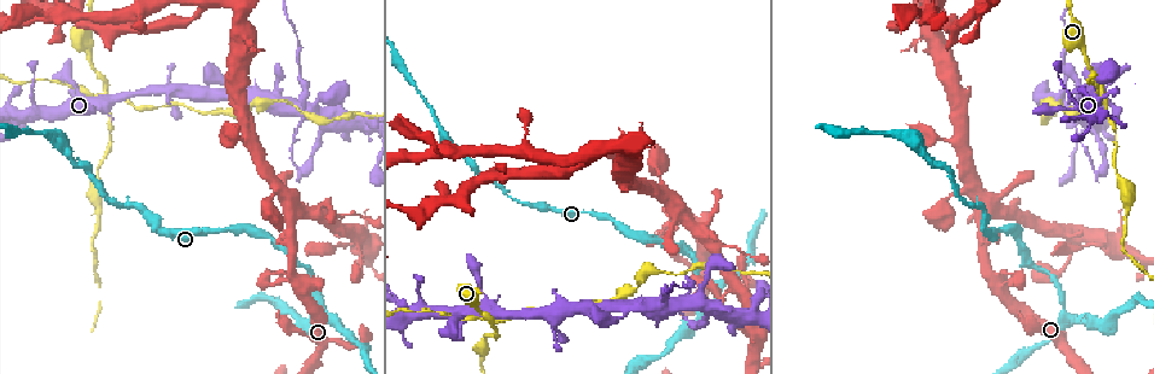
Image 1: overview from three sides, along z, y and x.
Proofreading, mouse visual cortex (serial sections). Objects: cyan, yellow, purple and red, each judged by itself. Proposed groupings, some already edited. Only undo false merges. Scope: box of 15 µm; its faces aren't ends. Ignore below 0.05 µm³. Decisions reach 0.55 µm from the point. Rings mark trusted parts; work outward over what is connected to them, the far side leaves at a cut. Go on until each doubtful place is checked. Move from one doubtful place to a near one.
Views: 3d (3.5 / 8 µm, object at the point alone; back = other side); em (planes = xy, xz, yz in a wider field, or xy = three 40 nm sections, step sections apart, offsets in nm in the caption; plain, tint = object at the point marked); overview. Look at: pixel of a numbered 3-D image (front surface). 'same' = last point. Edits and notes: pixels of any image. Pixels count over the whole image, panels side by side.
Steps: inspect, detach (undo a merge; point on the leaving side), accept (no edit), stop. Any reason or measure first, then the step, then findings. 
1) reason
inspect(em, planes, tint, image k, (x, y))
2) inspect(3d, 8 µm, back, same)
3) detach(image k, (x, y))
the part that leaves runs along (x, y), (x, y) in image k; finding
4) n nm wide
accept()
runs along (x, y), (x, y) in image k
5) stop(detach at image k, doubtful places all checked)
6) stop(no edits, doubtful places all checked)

abrupt turn
inspect(3d, 3.5 µm, back, image 1, (493, 327))

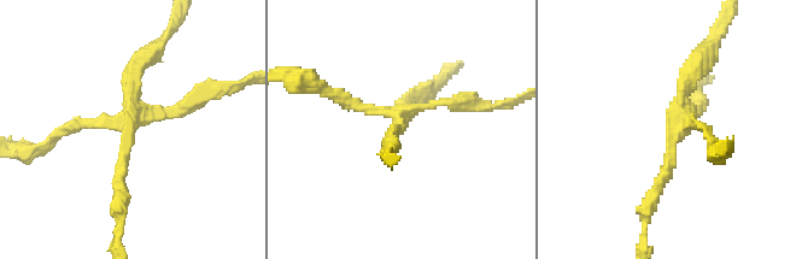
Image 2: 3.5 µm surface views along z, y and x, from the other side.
4 arms; arms of 150, 150, 200, 250 nm; now the EM
inspect(em, xy, step 1, tint, image 2, (682, 113))

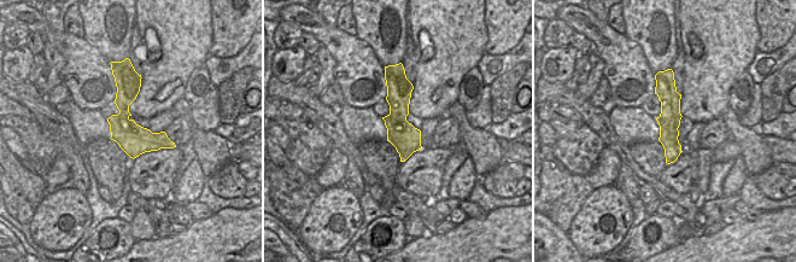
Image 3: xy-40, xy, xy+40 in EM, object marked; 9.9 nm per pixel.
detach(image 2, (179, 110))
the part that leaves runs along (123, 123), (68, 127), (34, 149) in image 2; two cells meet here

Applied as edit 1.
thick turns thin
inspect(3d, 3.5 µm, image 1, (126, 207))

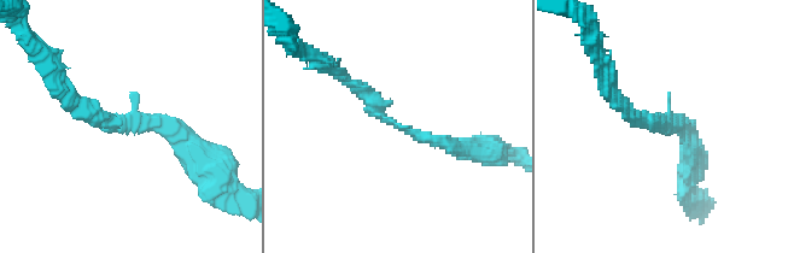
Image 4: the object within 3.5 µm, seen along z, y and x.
inspect(em, xy, step 1, tint, image 4, (394, 126))

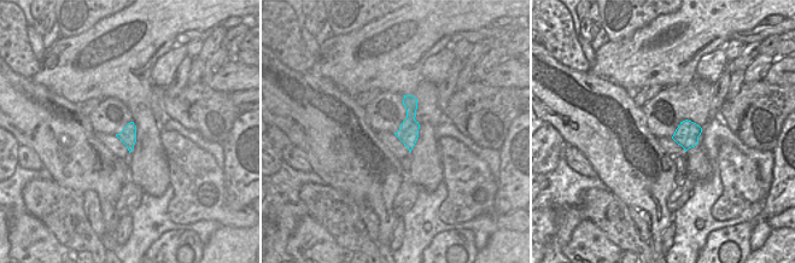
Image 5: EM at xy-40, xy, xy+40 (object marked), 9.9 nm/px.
inspect(em, planes, tint, same)

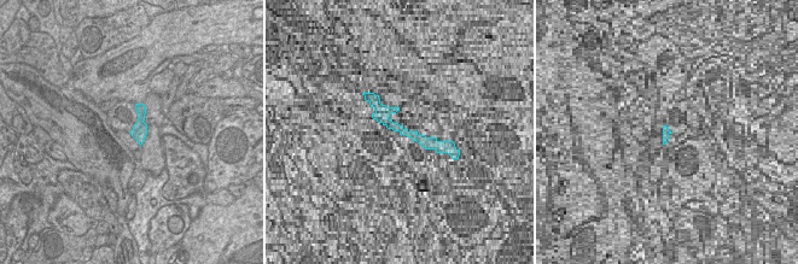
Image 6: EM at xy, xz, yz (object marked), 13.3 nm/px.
arms of 200, 200 nm
accept()
runs along (466, 148), (403, 130), (340, 75) in image 4; one cell here

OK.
arms part here
inspect(3d, 8 µm, image 1, (65, 151))

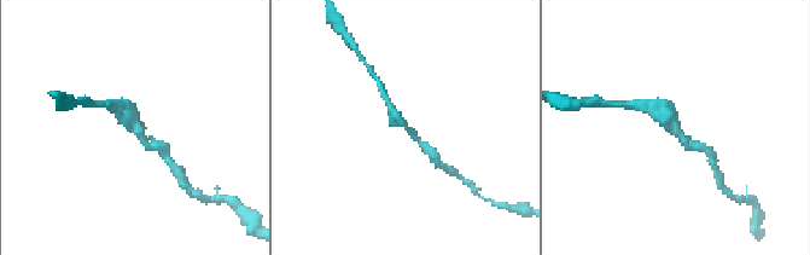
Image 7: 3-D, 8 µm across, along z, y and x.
inspect(em, planes, tint, image 7, (679, 129))

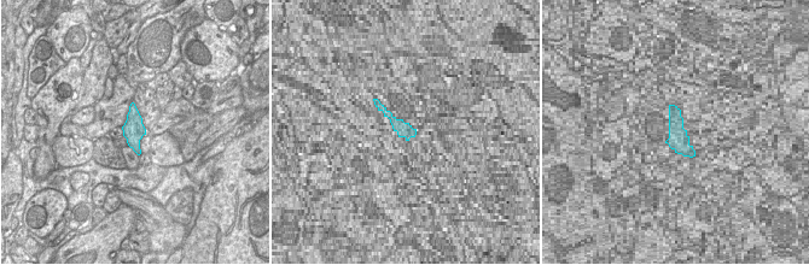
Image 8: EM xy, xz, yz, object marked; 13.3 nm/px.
accept()
runs along (430, 149), (391, 110) in image 7; one cell here

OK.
calibre changes
inspect(3d, 3.5 µm, back, image 1, (1092, 166))

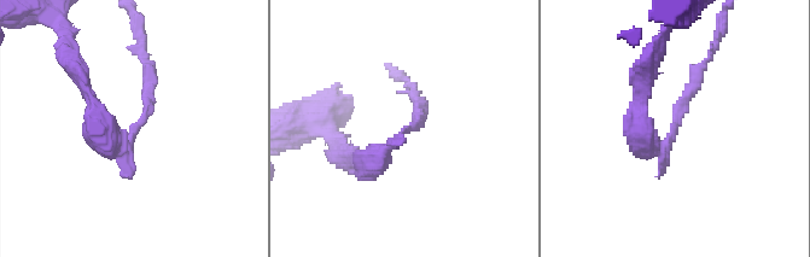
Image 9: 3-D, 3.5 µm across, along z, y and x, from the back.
inspect(em, xy, step 5, tint, image 9, (138, 126))

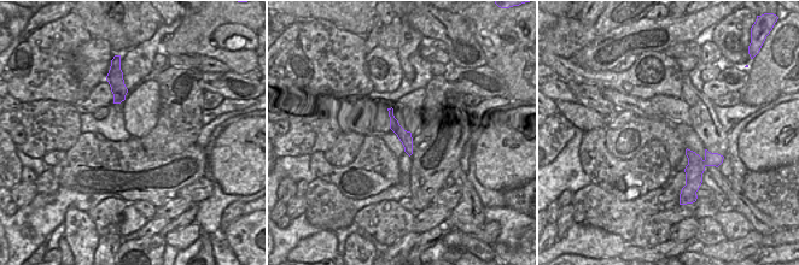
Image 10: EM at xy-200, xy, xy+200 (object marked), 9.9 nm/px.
detach(image 9, (681, 107))
the part that leaves runs along (662, 145), (714, 48) in image 9; a second cell is stuck on

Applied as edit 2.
inspect(3d, 3.5 µm, image 1, (1065, 316))

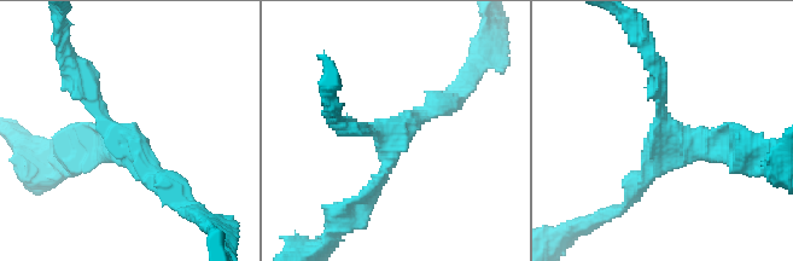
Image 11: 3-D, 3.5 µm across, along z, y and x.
3 arms; arms of 200, 250, 250 nm; shape alone is not enough
inspect(em, xy, step 3, tint, image 11, (116, 131))

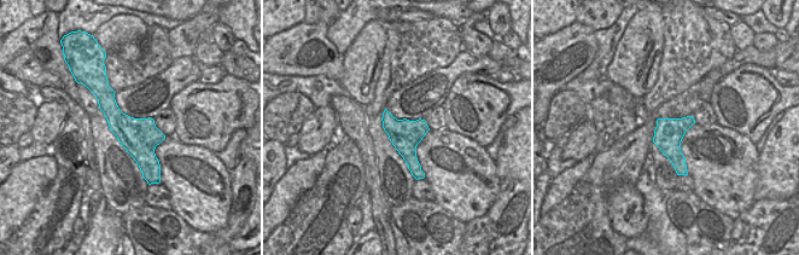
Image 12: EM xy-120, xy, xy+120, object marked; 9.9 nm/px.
300 nm wide
accept()
runs along (657, 65), (663, 128), (734, 155) in image 11; one cell here

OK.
stop(detach at image 2, detach at image 9, doubtful places all checked)

